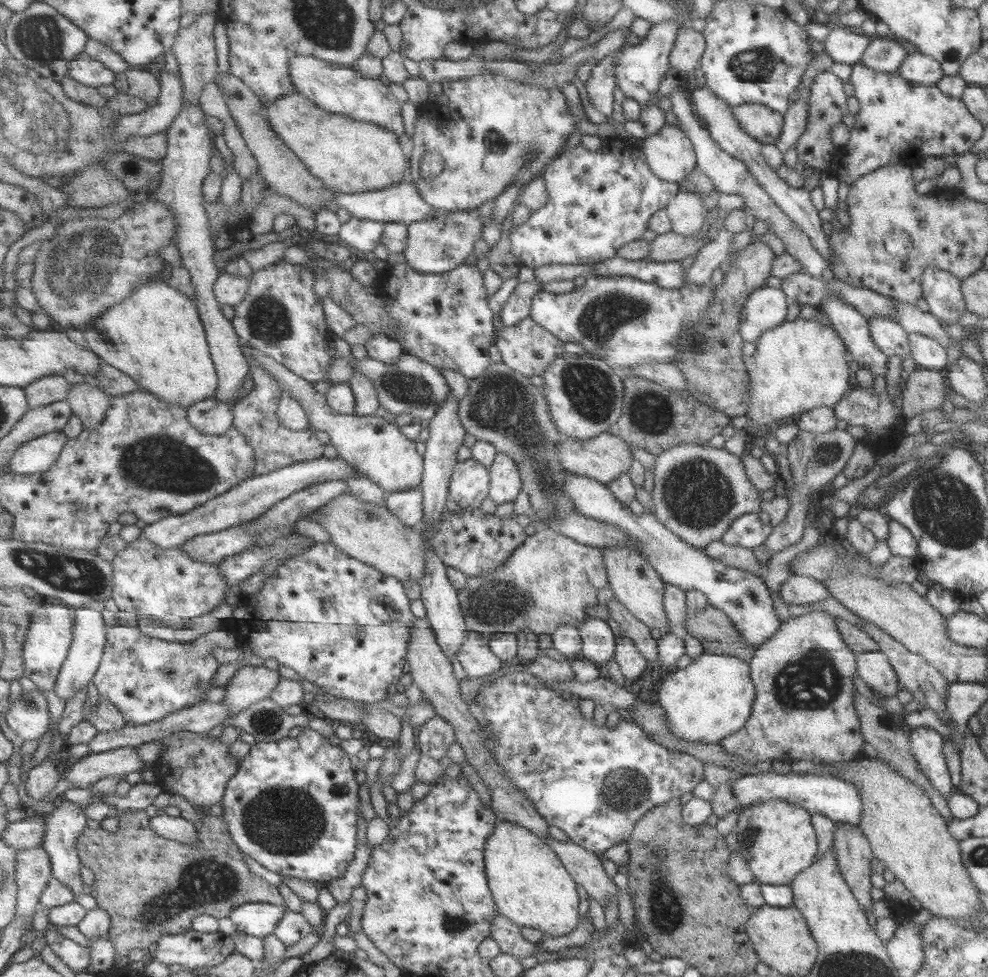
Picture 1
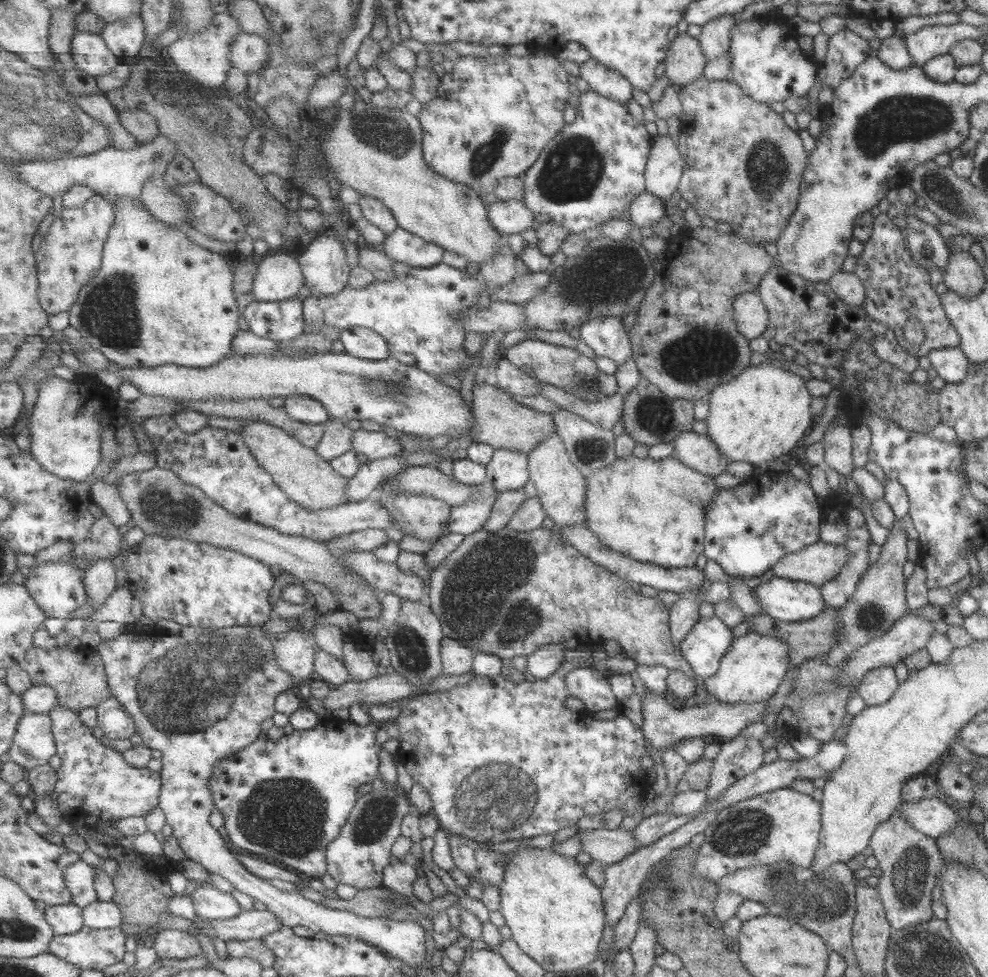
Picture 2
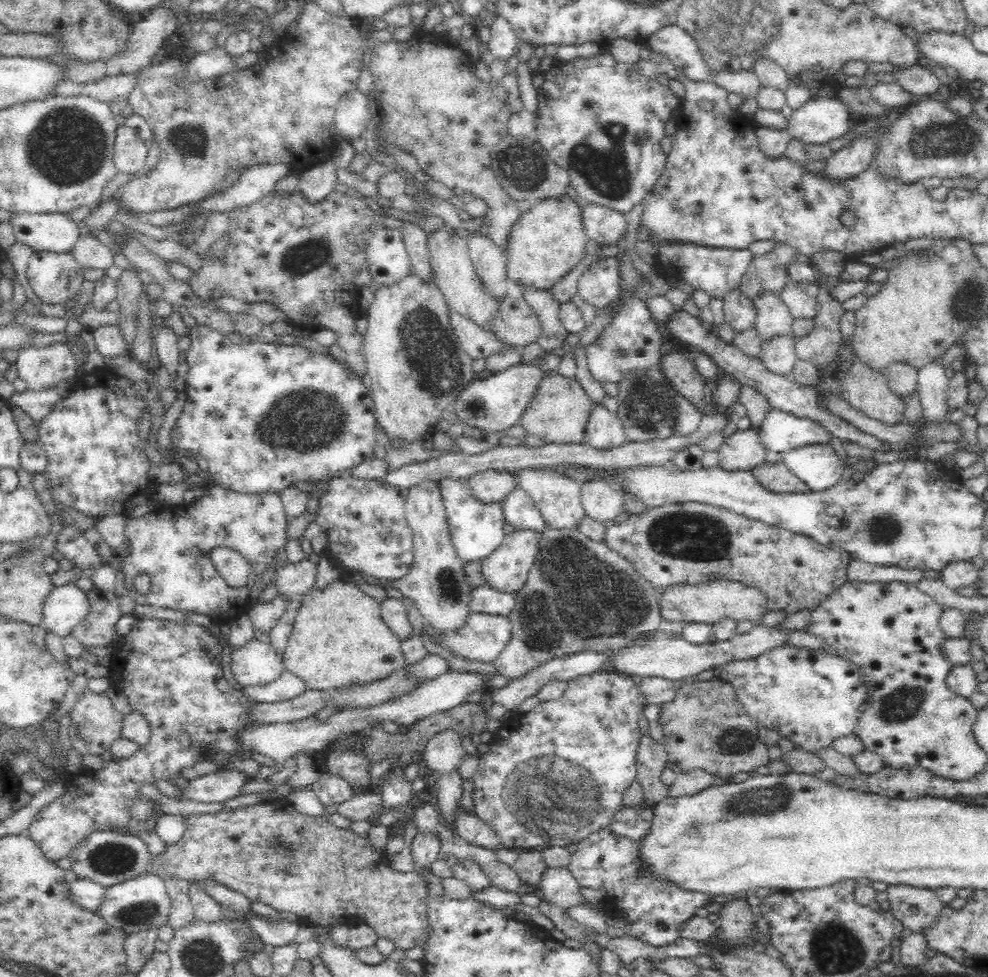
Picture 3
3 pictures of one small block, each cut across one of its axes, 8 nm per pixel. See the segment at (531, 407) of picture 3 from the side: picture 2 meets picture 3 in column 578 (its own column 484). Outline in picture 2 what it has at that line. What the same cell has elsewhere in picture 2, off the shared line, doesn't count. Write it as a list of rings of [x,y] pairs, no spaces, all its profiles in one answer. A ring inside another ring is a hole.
[[[493,380],[474,383],[472,409],[475,415],[475,442],[491,444],[496,449],[531,454],[537,446],[543,444],[550,436],[558,433],[555,419],[551,413],[537,412],[527,408],[515,396],[497,389]]]

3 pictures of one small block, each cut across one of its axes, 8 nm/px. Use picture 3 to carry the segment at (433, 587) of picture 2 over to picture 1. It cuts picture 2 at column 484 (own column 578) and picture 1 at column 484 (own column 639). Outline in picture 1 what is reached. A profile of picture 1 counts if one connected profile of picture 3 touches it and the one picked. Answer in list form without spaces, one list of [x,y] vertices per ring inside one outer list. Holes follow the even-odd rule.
[[[549,527],[528,536],[523,545],[507,559],[505,565],[489,573],[467,577],[465,587],[459,590],[461,613],[469,632],[474,631],[485,637],[495,637],[501,633],[519,634],[525,630],[537,635],[552,636],[565,624],[581,629],[589,618],[585,614],[585,608],[597,606],[597,591],[608,585],[603,549],[581,544],[578,540]]]

